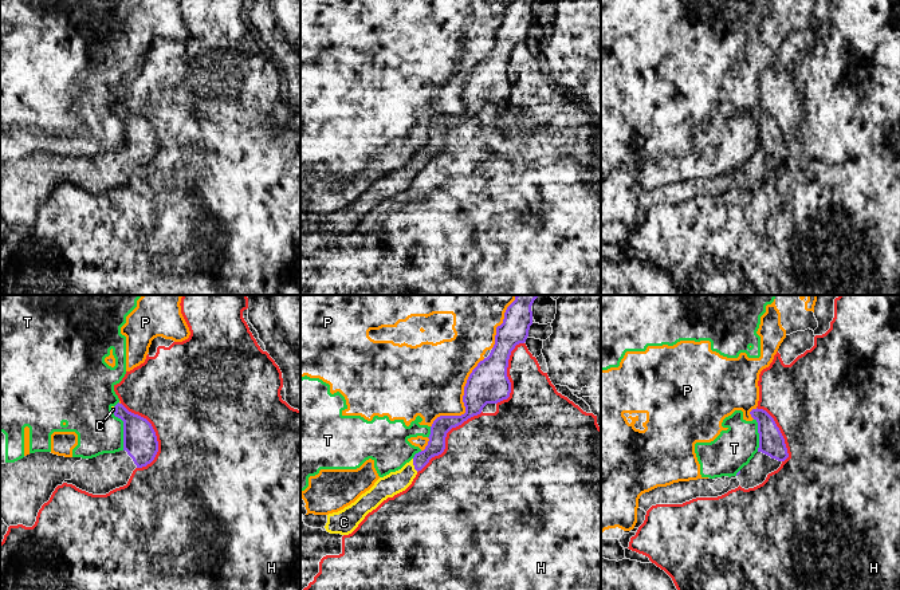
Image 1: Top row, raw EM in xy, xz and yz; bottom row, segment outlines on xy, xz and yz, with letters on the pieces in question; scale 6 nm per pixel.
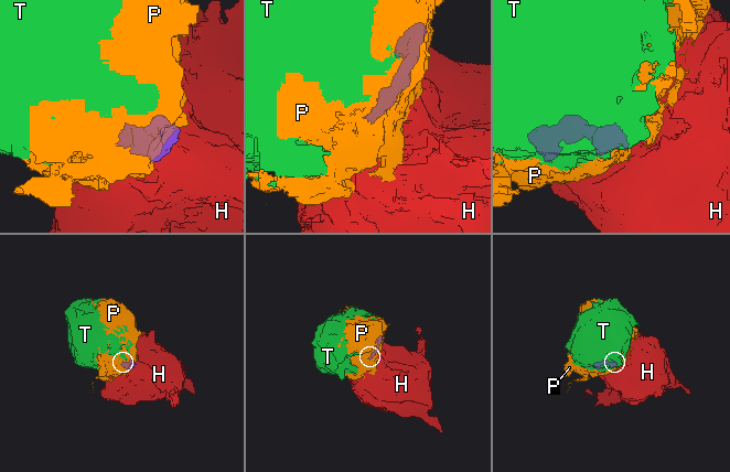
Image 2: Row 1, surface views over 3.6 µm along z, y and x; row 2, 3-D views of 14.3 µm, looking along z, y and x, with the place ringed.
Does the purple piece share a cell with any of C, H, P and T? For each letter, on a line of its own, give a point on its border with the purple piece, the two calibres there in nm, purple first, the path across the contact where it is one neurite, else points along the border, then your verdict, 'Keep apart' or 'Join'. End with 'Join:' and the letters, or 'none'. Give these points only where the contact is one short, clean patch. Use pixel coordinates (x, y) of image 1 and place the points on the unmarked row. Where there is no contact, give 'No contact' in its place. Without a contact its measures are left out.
C: Touches purple at xz (413, 164). Thickness 110 nm (purple) against 130 nm. Join
H: Touches purple at xy (153, 130). Thickness 200 nm (purple) against 480 nm. Keep apart
P: Touches purple at xz (463, 101). Thickness 240 nm (purple) against 440 nm. Keep apart
T: Touches purple at xy (124, 130). Thickness 200 nm (purple) against 280 nm. Keep apart
Join: C

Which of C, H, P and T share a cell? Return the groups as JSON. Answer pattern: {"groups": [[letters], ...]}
{"groups": [["C"], ["H"], ["P", "T"]]}

